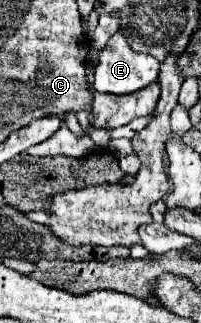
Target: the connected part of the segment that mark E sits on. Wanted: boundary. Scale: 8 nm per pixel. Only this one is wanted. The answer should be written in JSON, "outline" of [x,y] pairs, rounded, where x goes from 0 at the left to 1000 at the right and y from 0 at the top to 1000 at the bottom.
{"outline":[[[577,102],[547,115],[537,139],[498,158],[498,189],[468,214],[468,282],[547,288],[547,294],[637,294],[766,257],[786,245],[786,220],[796,220],[796,195],[756,170],[657,158],[617,108]]]}

